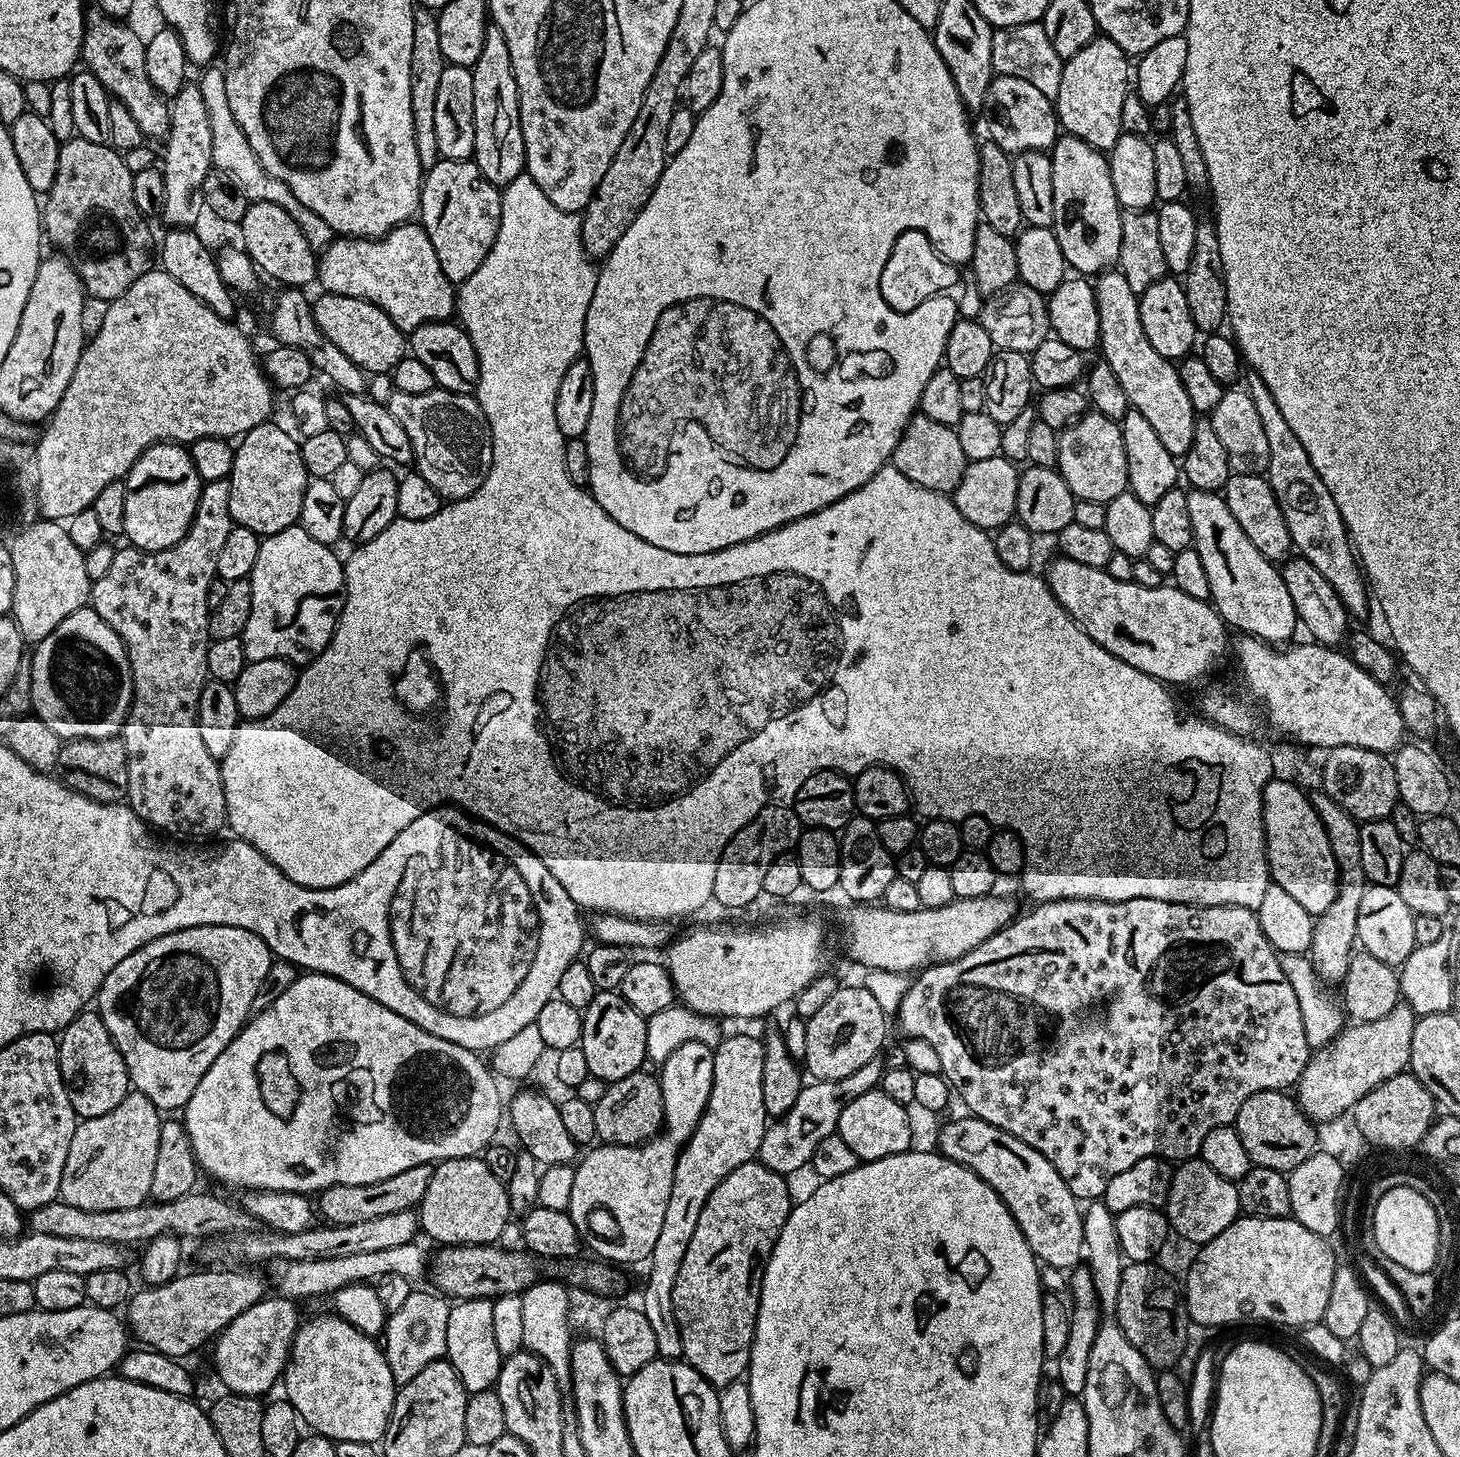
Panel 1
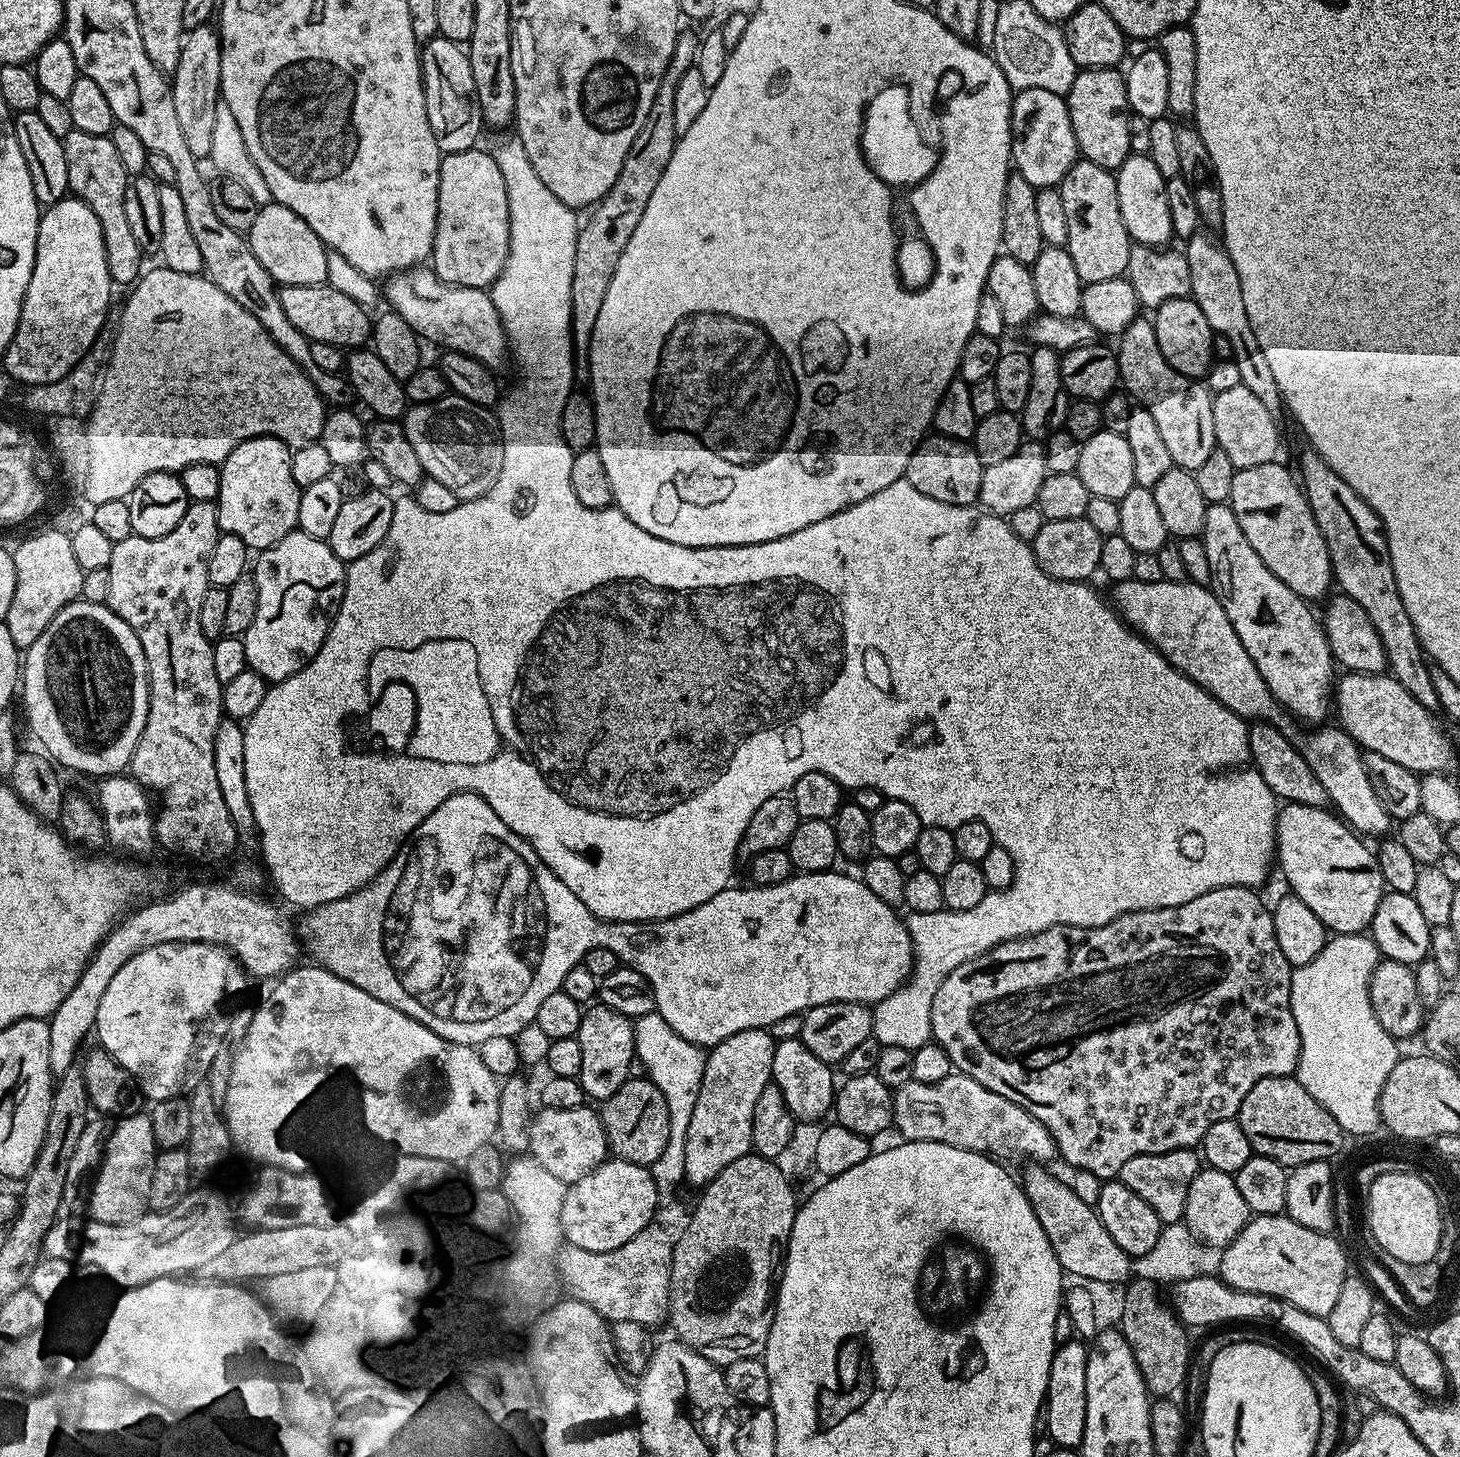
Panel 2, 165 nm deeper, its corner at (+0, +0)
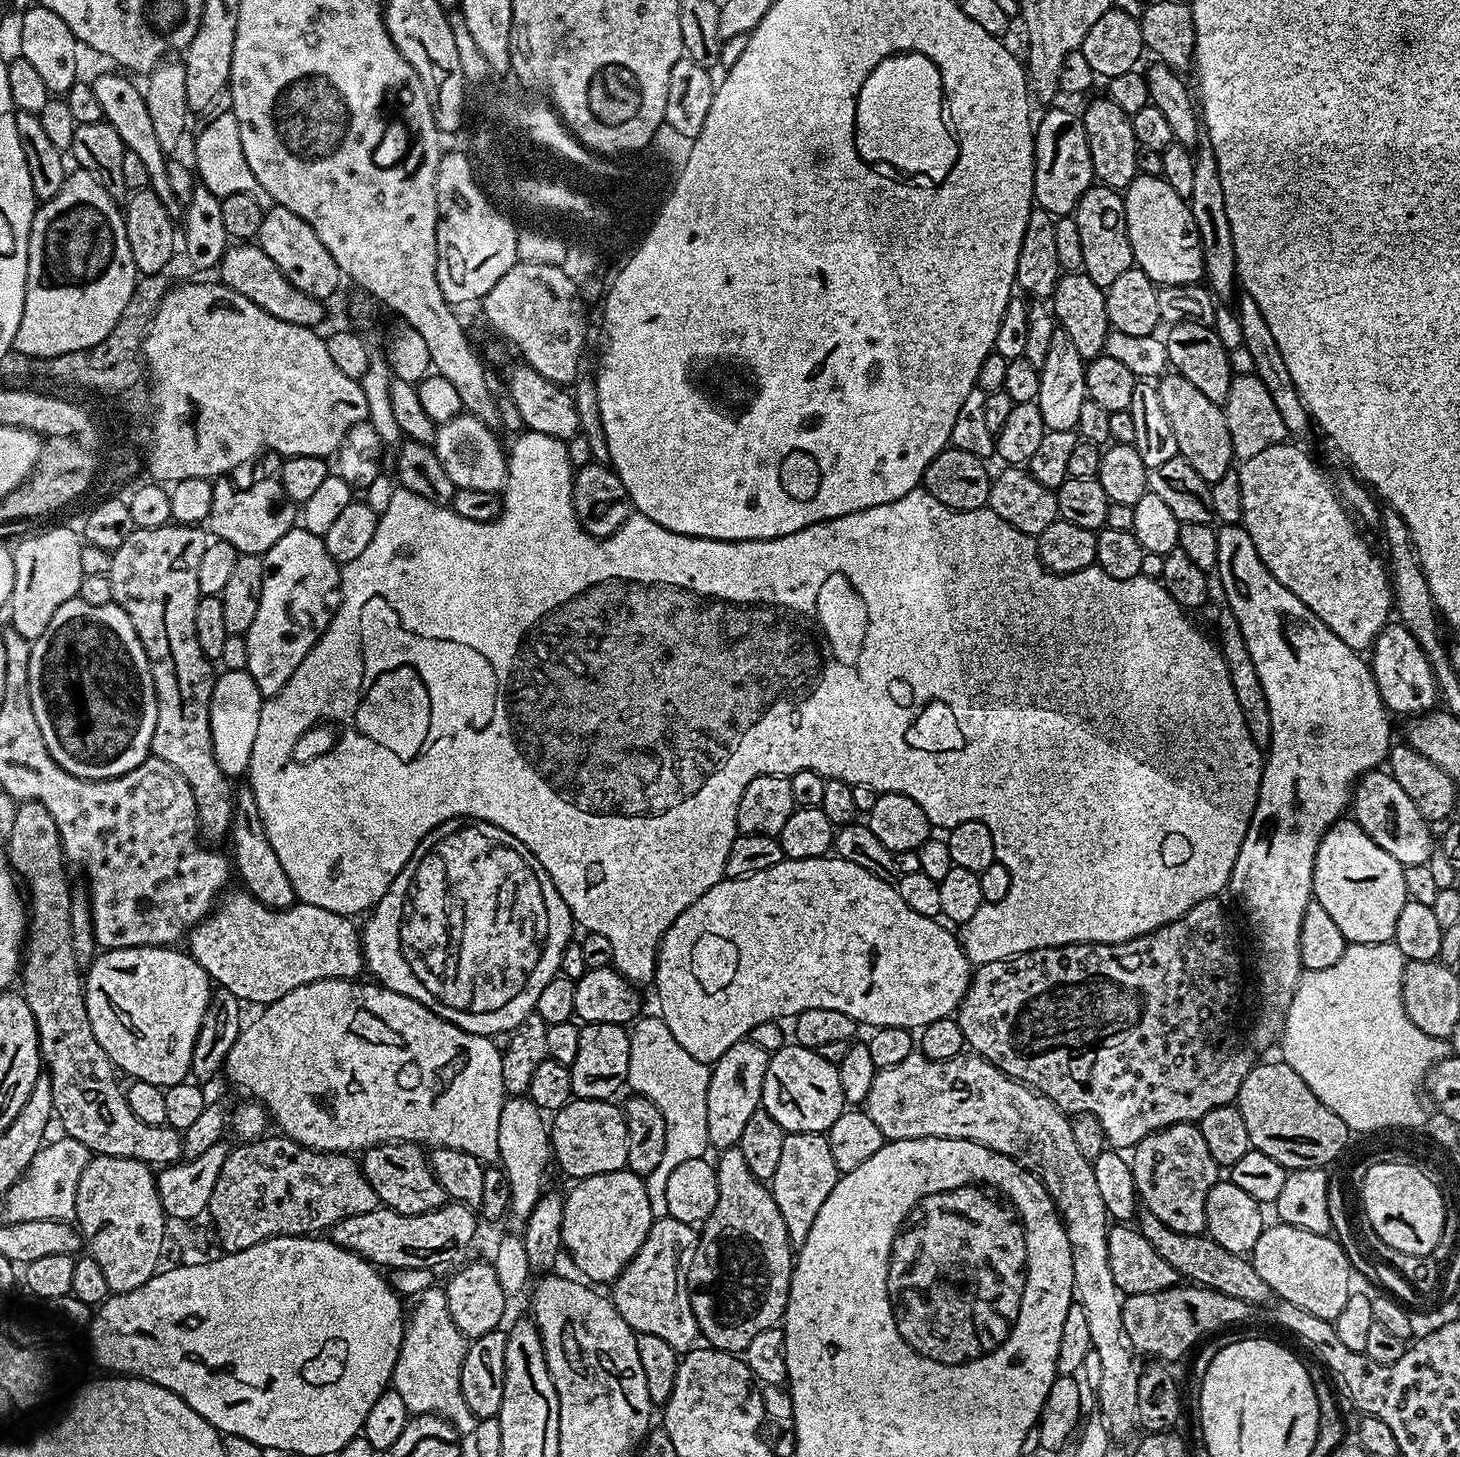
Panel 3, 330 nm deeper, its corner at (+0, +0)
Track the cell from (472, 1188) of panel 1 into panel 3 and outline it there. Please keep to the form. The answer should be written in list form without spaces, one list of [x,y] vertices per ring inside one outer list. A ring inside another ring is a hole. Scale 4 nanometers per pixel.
[[[407,1142],[376,1144],[363,1153],[362,1167],[366,1182],[374,1186],[377,1201],[398,1214],[426,1214],[446,1203],[442,1186],[438,1178],[434,1178],[428,1156],[421,1145]]]

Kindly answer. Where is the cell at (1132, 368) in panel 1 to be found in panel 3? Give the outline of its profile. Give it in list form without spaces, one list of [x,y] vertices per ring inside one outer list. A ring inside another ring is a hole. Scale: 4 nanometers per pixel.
[[[1165,374],[1159,377],[1156,384],[1158,398],[1162,401],[1162,410],[1166,410],[1166,418],[1170,418],[1170,426],[1174,429],[1174,438],[1178,438],[1178,450],[1208,485],[1218,482],[1222,474],[1233,467],[1232,443],[1230,430],[1226,430],[1224,409],[1220,404],[1210,402],[1198,386],[1186,382],[1186,378],[1175,374]]]

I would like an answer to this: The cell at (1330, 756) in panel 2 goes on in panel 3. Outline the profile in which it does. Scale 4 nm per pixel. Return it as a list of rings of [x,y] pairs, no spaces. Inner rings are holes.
[[[1373,770],[1356,781],[1355,789],[1350,801],[1350,812],[1356,824],[1390,854],[1390,858],[1397,860],[1405,866],[1418,866],[1427,864],[1434,851],[1434,838],[1432,842],[1433,825],[1414,806],[1414,802],[1394,782],[1392,773],[1387,770]]]

